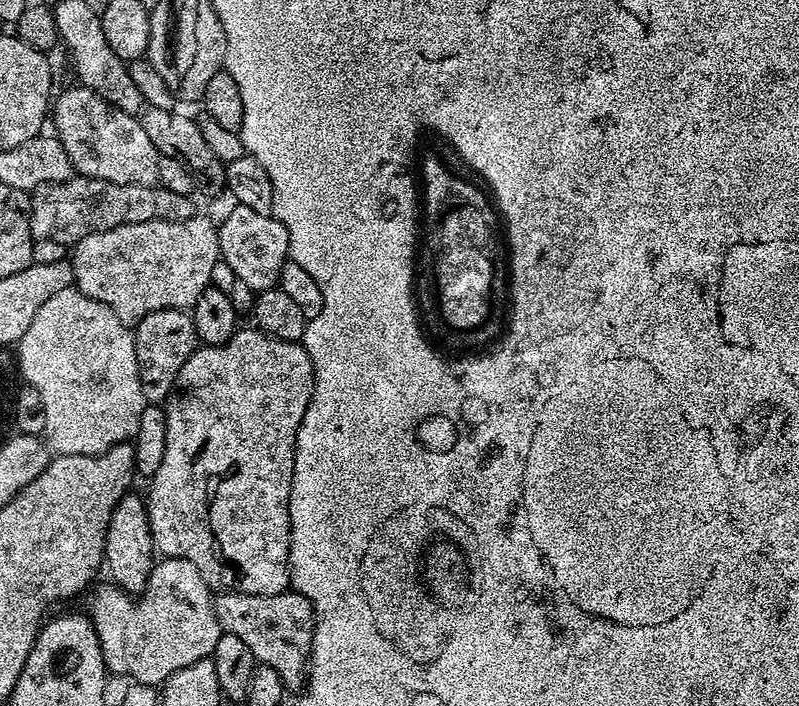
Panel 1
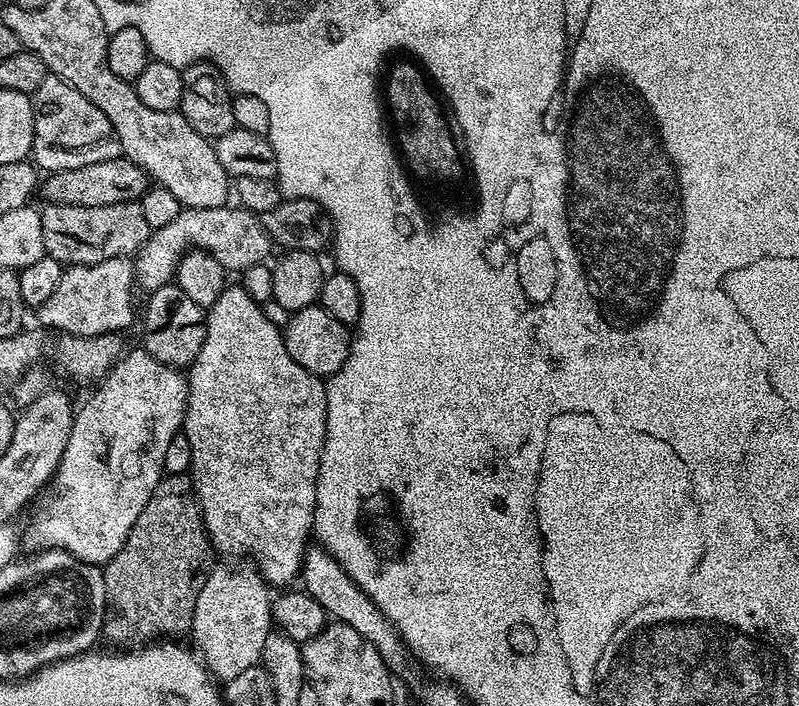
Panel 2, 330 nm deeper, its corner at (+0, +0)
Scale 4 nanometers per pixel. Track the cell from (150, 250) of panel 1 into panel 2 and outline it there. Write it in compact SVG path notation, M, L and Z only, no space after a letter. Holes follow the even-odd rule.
M239 206L222 208L184 208L170 226L155 229L134 257L136 284L151 294L175 277L178 262L194 248L209 252L229 273L260 264L274 248L272 239L260 224L257 213Z

